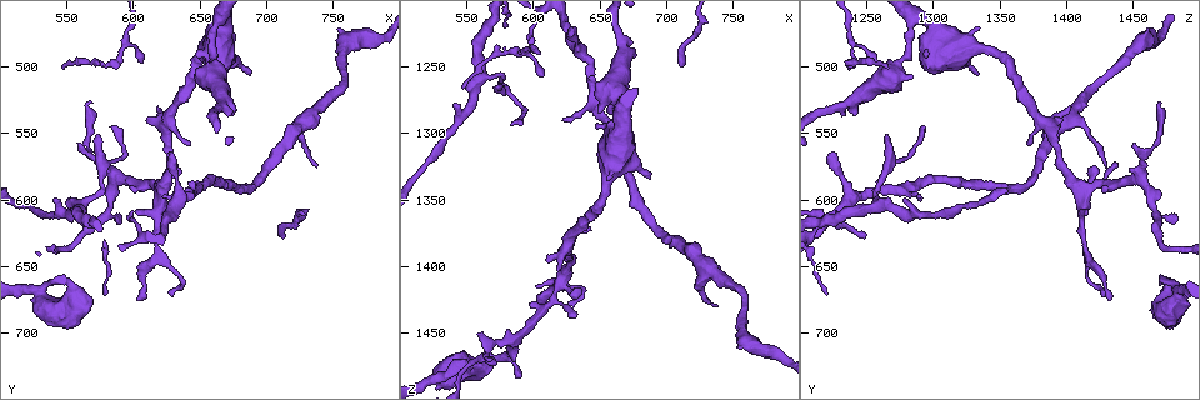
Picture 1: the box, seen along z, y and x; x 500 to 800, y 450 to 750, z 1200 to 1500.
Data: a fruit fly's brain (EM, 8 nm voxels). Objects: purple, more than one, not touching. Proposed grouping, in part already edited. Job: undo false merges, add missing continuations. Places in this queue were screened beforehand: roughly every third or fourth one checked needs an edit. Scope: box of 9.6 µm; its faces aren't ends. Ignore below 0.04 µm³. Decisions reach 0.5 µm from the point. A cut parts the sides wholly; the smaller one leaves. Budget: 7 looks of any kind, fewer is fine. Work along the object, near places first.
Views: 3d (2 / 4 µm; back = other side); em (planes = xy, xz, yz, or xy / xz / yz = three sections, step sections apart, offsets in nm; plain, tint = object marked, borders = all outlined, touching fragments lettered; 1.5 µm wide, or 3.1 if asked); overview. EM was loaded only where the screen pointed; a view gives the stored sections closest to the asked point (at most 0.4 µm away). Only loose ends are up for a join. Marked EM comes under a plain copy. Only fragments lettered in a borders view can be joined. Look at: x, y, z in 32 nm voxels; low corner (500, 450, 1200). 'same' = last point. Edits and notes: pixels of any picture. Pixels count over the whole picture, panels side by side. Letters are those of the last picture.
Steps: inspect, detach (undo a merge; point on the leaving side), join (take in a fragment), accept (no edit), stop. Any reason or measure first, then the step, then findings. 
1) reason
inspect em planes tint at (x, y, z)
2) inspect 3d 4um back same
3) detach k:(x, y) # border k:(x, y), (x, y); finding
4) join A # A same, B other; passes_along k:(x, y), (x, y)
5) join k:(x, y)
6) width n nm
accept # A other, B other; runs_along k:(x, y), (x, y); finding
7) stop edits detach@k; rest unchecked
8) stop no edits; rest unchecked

branch stops here
inspect em planes borders at (628, 564, 1226)

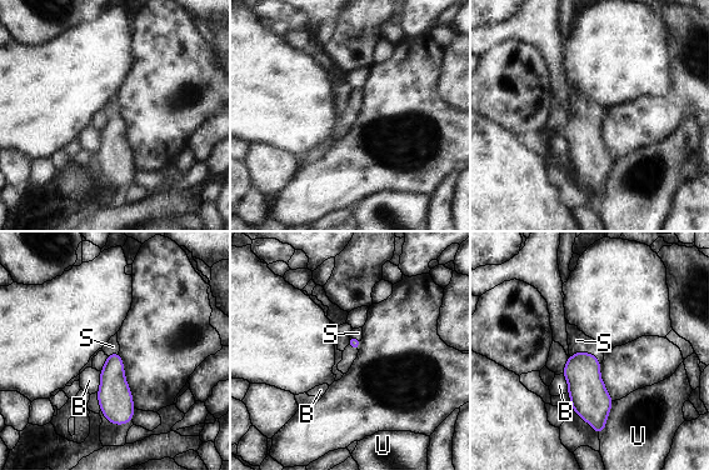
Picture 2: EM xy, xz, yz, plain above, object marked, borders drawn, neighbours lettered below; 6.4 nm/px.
join S # B other, S same, U other; it goes on there

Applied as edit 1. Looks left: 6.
redraw
inspect overview

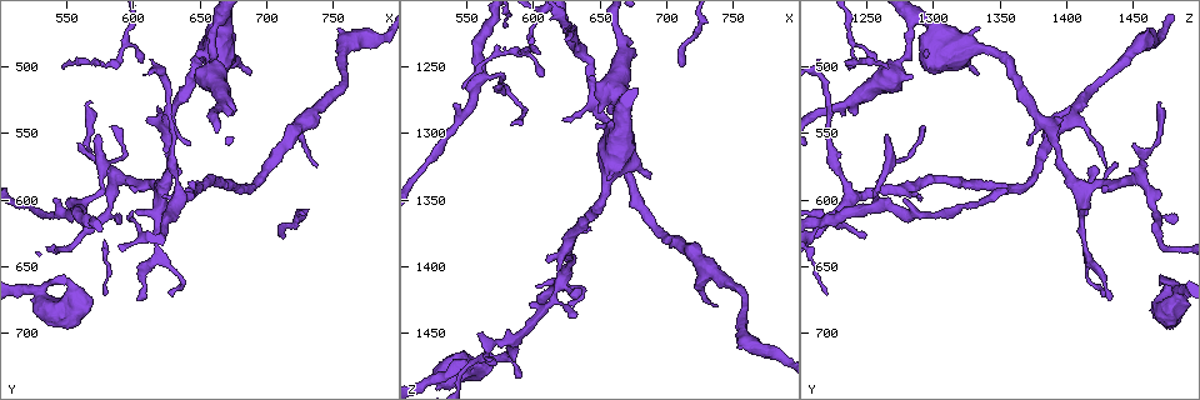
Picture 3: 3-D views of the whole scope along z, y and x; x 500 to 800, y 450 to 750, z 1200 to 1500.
branch stops here
inspect em planes borders at (558, 556, 1450)

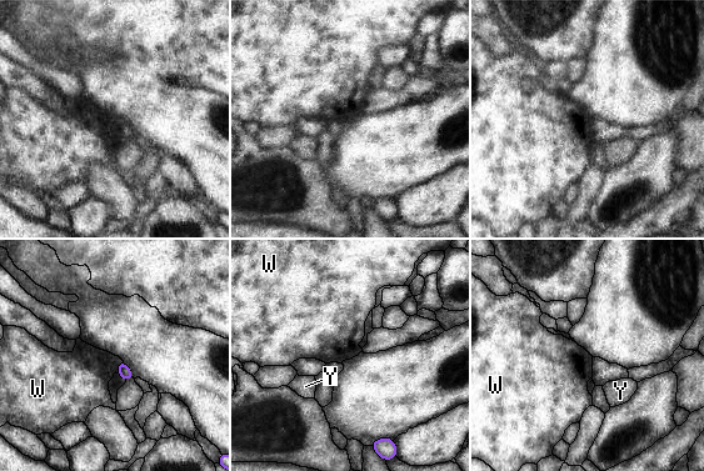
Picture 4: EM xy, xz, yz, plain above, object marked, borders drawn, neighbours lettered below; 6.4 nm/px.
width 90 nm
accept # W other, Y other; border 4:(120, 360), (116, 372); none of them fits

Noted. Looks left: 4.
stop edits join@2; rest unchecked

